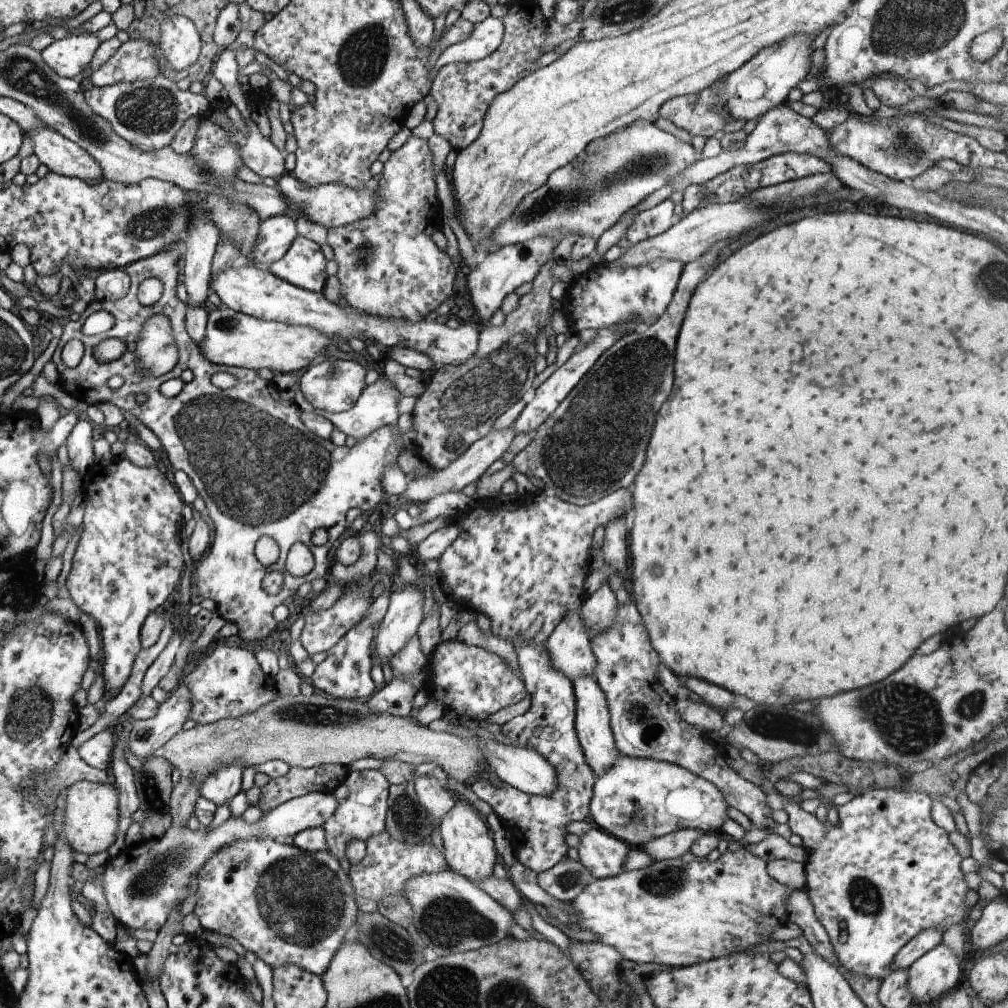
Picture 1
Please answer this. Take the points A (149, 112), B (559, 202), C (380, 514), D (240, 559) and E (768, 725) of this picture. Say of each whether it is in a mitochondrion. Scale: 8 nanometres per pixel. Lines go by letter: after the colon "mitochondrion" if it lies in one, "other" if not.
A: mitochondrion
B: mitochondrion
C: other
D: other
E: mitochondrion

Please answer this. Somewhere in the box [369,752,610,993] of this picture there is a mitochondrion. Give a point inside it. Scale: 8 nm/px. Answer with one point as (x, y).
(449, 921)

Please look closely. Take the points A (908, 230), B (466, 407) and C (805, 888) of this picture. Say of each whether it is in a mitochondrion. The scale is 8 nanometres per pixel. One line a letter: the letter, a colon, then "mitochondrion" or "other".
A: other
B: mitochondrion
C: other

